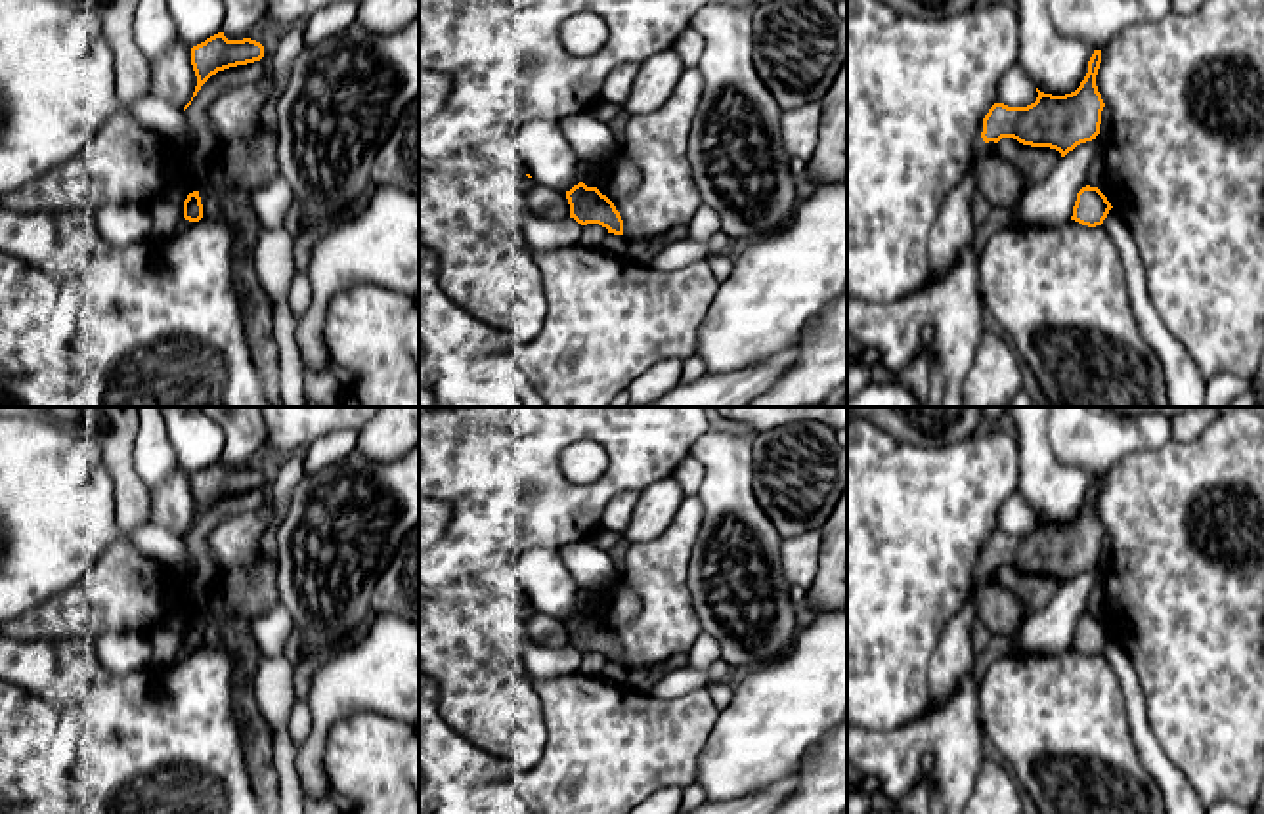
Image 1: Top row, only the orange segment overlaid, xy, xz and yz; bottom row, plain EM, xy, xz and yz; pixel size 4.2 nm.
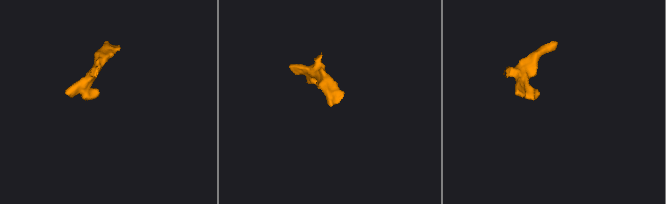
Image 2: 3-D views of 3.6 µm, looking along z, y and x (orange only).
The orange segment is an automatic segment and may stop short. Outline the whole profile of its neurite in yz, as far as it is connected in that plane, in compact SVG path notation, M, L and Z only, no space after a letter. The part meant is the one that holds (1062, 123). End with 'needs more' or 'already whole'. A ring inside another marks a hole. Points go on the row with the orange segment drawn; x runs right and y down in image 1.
M1094 50L1084 80L1071 94L1052 96L1036 88L1038 97L1027 107L1008 107L996 101L977 130L973 157L994 153L1002 138L1013 138L1031 147L1050 147L1061 157L1096 139L1105 107L1096 86L1100 63L1101 50Z; needs more

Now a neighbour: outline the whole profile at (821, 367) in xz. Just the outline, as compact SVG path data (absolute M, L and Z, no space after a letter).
M847 289L805 329L799 357L750 407L818 407L847 384Z

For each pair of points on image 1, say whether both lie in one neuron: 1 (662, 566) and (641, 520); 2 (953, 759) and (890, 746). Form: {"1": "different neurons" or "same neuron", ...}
{"1": "different neurons", "2": "same neuron"}

